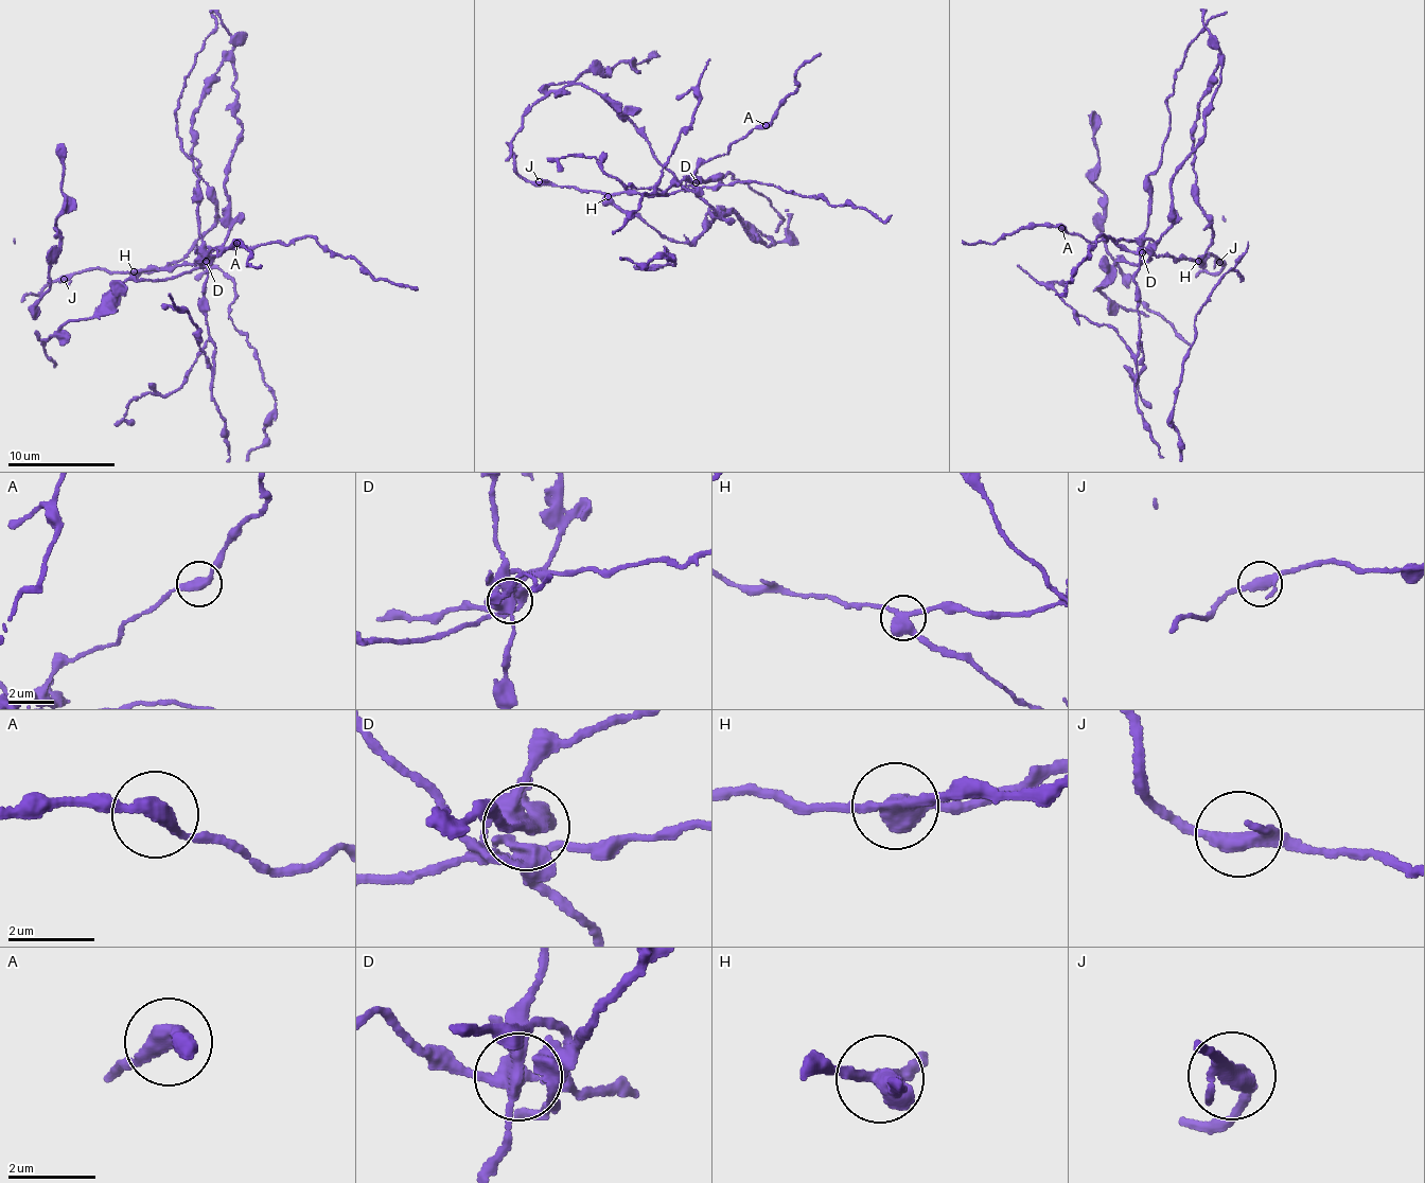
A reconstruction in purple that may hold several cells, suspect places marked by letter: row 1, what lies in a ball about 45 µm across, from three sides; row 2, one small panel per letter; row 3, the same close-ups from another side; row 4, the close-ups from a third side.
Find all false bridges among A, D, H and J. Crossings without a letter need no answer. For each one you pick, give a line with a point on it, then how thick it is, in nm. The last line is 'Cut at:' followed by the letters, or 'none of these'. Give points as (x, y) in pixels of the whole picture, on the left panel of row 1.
D: Place: (206, 261). Thickness 360 nm
H: Place: (134, 271). Thickness 380 nm
Cut at: D, H

